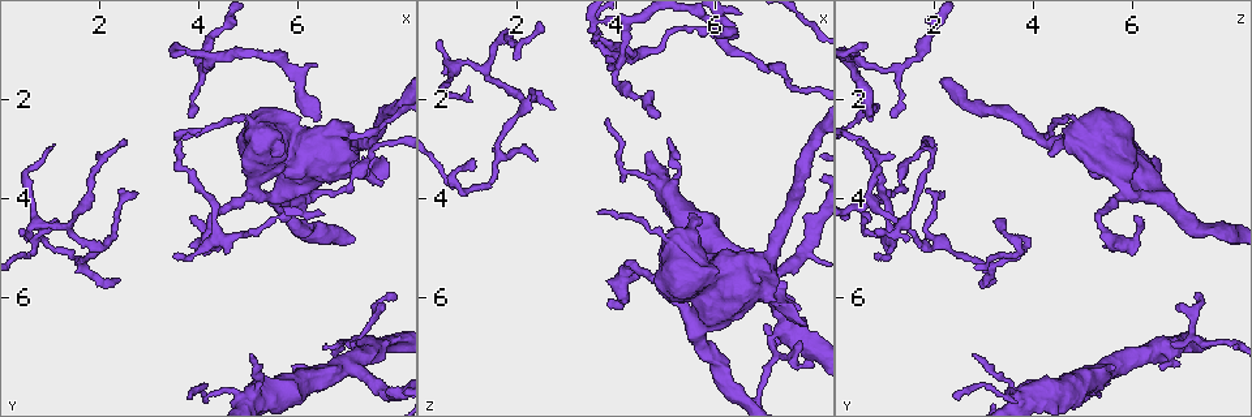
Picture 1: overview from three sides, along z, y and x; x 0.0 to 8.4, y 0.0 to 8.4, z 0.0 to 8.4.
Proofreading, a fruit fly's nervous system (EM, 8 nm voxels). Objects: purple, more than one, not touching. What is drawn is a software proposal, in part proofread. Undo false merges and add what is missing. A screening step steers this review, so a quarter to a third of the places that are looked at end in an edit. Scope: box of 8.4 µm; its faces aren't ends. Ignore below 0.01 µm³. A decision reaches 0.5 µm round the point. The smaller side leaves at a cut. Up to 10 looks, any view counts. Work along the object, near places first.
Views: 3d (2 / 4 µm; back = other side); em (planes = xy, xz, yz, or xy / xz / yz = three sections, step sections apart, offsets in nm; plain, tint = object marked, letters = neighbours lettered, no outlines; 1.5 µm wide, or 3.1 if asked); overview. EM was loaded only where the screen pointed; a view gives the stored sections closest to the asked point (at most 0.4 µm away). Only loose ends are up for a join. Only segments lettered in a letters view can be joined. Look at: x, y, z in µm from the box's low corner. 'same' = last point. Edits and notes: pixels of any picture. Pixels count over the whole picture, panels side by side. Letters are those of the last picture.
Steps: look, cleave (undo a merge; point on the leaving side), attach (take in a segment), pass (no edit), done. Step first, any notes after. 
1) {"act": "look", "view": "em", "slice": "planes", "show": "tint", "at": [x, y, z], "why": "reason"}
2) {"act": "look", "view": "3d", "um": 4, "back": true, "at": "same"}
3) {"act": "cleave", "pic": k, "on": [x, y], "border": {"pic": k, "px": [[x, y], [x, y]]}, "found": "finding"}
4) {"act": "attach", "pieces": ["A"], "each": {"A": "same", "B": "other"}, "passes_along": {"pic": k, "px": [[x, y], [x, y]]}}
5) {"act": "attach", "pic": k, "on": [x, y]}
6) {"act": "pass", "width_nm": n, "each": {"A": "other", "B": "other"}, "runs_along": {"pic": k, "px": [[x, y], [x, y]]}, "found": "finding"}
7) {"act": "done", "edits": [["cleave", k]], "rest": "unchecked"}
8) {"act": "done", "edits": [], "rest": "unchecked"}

{"act": "look", "view": "em", "slice": "planes", "show": "letters", "at": [2.15, 5.00, 2.05], "why": "three arms meet"}

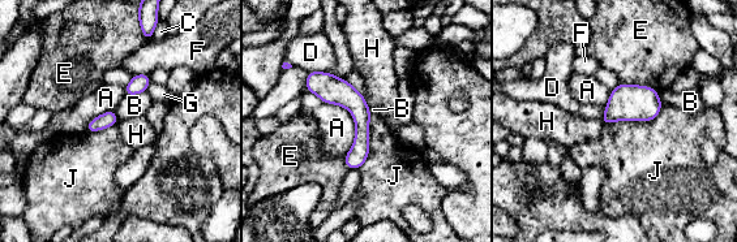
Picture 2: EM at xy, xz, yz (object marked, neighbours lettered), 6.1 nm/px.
{"act": "pass", "each": {"A": "other", "B": "other", "C": "other", "D": "other", "E": "other", "F": "other", "G": "other", "H": "other", "J": "other"}, "found": "one cell here"}

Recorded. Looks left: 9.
{"act": "look", "view": "em", "slice": "planes", "show": "letters", "at": [7.85, 3.50, 6.50], "why": "free end"}

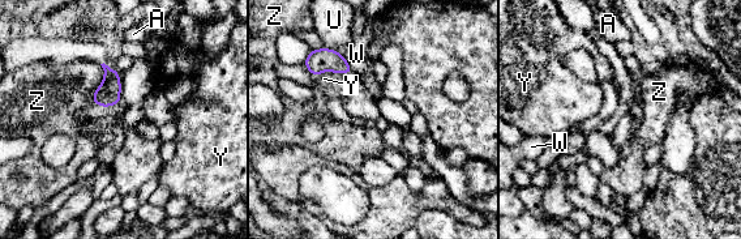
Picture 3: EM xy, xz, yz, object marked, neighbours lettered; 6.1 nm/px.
{"act": "pass", "each": {"A": "other", "U": "other", "W": "other", "Y": "other", "Z": "other"}, "border": {"pic": 3, "px": [[341, 54], [354, 71]]}, "found": "no lettered segment goes on from it"}

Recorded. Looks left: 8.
{"act": "look", "view": "em", "slice": "planes", "show": "letters", "at": [5.95, 7.40, 5.65], "why": "branch stops here"}

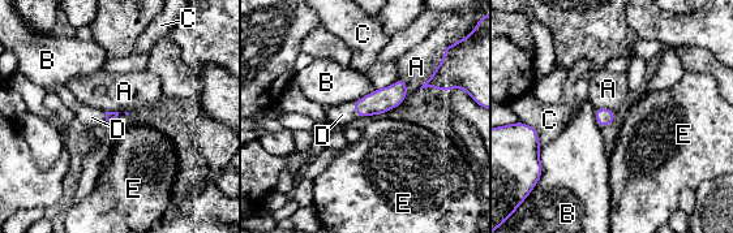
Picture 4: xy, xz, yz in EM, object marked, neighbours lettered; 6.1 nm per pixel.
{"act": "attach", "pieces": ["D"], "longest_contact_nm": ["A", 170], "each": {"A": "other", "B": "other", "C": "other", "D": "same", "E": "other"}, "found": "it goes on there"}

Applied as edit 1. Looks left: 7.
{"act": "look", "view": "em", "slice": "planes", "show": "letters", "at": [3.55, 5.20, 0.85], "why": "thin end"}

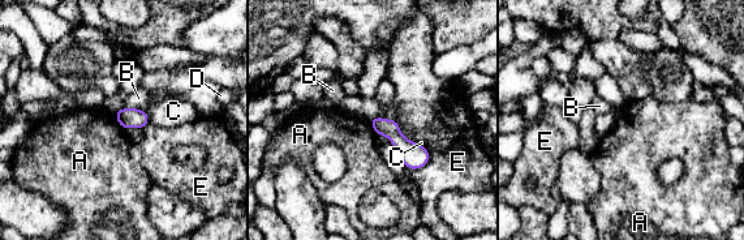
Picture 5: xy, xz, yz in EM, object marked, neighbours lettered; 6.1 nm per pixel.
{"act": "pass", "each": {"A": "other", "B": "other", "C": "other", "D": "other", "E": "other"}, "found": "none of them fits"}

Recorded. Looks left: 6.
{"act": "done", "edits": [["attach", 4]], "rest": "unchecked"}

